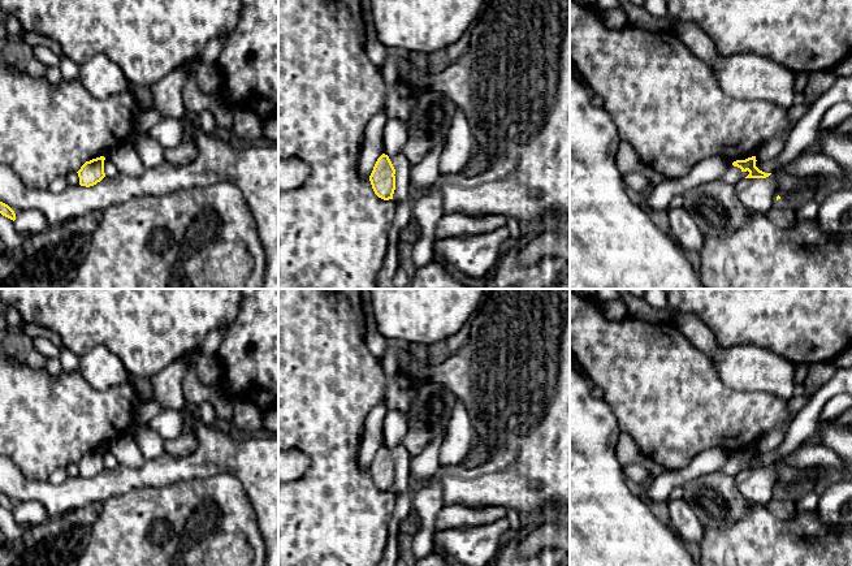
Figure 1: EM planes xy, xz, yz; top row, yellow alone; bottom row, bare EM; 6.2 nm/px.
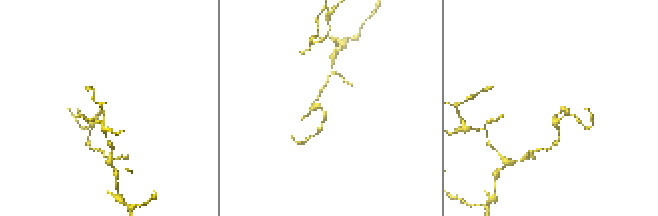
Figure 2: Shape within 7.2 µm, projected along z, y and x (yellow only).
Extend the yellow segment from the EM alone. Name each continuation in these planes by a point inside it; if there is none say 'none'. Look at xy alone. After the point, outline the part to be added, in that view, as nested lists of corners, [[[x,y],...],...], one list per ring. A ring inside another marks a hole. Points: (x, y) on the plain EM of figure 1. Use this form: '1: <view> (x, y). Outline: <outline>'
none

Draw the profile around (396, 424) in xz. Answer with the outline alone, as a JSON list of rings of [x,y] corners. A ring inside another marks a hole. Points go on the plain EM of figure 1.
[[[389,410],[384,420],[384,444],[389,448],[401,444],[412,420],[397,410]]]

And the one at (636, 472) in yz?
[[[633,463],[623,467],[624,478],[637,484],[653,478],[652,474],[641,465]]]

